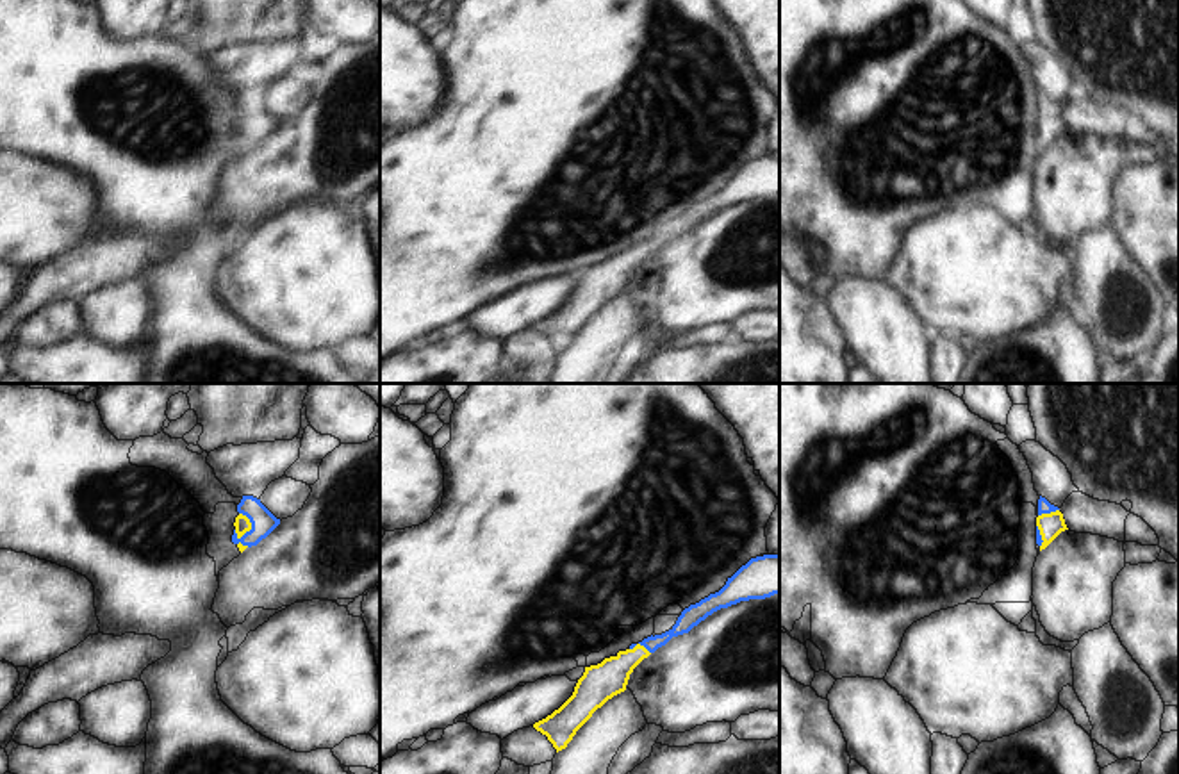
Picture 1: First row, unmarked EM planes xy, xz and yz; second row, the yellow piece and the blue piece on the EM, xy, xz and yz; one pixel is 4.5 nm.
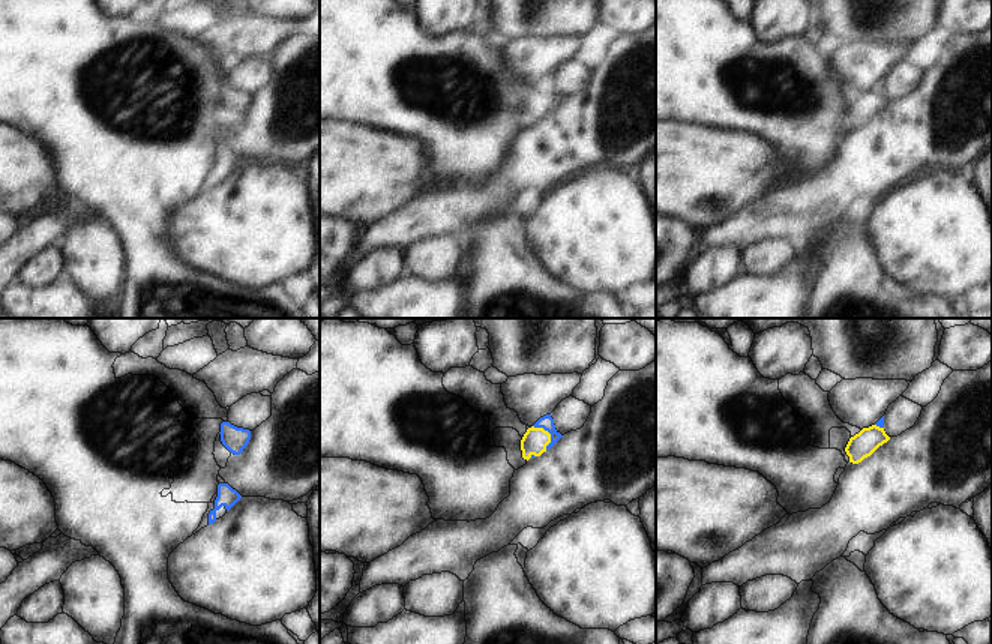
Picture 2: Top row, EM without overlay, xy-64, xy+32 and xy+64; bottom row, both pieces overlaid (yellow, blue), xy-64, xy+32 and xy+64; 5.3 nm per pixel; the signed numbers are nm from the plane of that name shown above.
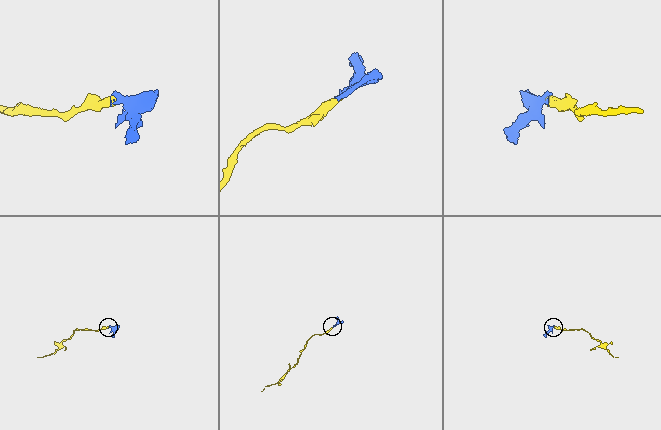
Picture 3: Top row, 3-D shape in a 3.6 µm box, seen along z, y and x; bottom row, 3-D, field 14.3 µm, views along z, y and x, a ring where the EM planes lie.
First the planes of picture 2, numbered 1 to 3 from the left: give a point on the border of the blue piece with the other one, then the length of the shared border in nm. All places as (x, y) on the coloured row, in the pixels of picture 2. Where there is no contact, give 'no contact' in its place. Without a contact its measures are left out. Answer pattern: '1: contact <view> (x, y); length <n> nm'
1: no contact
2: contact xy+32 (550, 434); length 150 nm
3: contact xy+64 (878, 427); length 50 nm

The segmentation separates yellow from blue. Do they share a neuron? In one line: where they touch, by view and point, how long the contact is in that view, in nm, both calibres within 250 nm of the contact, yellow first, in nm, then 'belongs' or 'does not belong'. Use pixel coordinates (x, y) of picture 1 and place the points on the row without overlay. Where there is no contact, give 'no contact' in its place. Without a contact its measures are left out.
xy (248, 131) | 170 nm | 70/110 nm | belongs

